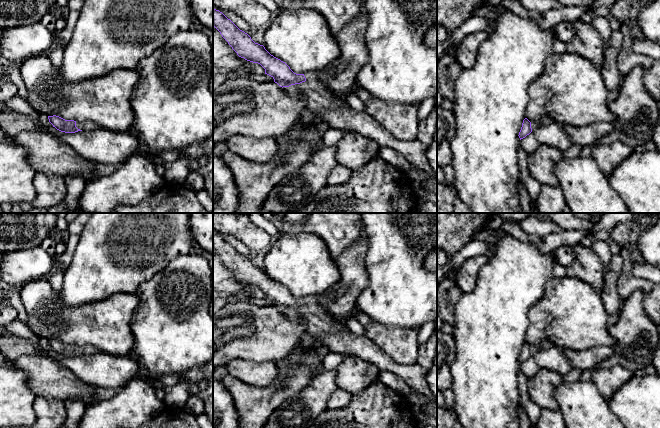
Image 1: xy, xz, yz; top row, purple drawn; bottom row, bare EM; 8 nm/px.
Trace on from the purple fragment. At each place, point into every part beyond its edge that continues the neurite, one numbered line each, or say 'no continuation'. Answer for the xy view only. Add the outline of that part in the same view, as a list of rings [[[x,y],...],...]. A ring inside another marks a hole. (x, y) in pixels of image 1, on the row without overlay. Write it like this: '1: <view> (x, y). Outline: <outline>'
1: xy (86, 349). Outline: [[[91,345],[76,346],[76,351],[80,354],[92,354],[97,352],[97,349]]]

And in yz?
1: yz (535, 348). Outline: [[[542,344],[531,346],[531,352],[532,352],[532,354],[535,354],[535,353],[541,351],[541,350],[542,350]]]

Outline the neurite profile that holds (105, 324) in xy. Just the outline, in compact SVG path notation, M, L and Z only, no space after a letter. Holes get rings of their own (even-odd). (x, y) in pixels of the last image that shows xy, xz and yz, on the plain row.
M47 278L29 282L19 288L21 302L27 316L27 327L38 337L59 340L76 346L91 345L97 351L126 356L134 347L131 318L139 302L136 293L117 293L94 303L68 307L54 292Z

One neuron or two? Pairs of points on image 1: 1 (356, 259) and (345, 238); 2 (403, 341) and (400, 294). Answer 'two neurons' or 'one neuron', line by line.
1: two neurons
2: two neurons

